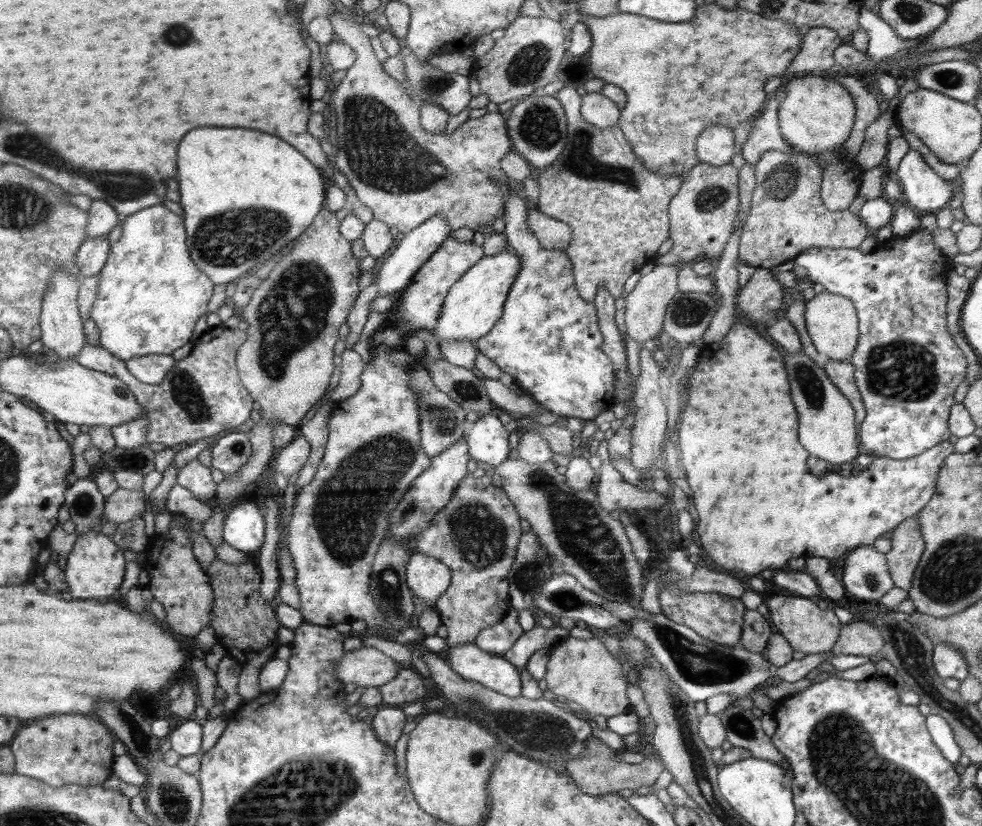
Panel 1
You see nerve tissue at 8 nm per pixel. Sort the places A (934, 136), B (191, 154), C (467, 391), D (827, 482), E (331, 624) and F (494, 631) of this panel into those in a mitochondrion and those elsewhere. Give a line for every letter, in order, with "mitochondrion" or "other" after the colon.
A: other
B: other
C: mitochondrion
D: other
E: other
F: other

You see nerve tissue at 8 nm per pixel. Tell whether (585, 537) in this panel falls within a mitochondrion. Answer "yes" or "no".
yes

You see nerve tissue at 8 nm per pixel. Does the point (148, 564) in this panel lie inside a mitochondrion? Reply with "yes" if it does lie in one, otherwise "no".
no

